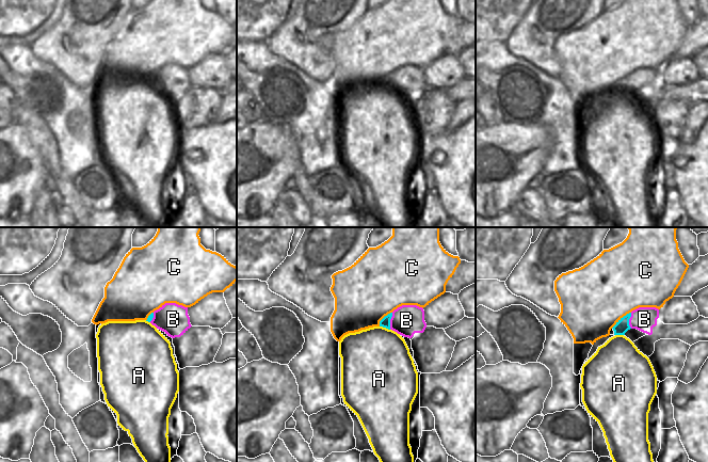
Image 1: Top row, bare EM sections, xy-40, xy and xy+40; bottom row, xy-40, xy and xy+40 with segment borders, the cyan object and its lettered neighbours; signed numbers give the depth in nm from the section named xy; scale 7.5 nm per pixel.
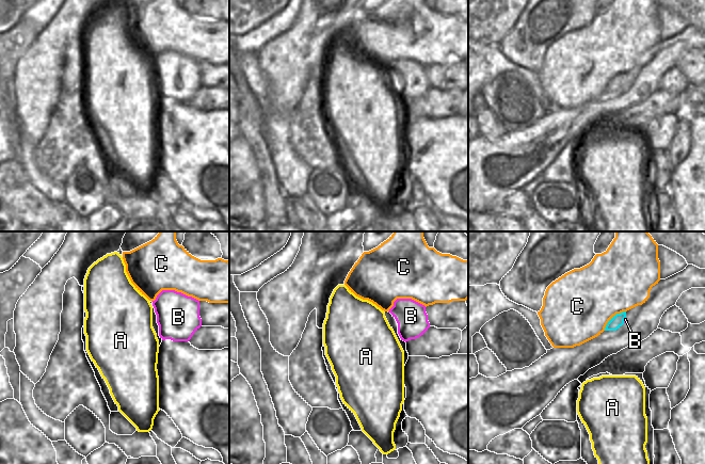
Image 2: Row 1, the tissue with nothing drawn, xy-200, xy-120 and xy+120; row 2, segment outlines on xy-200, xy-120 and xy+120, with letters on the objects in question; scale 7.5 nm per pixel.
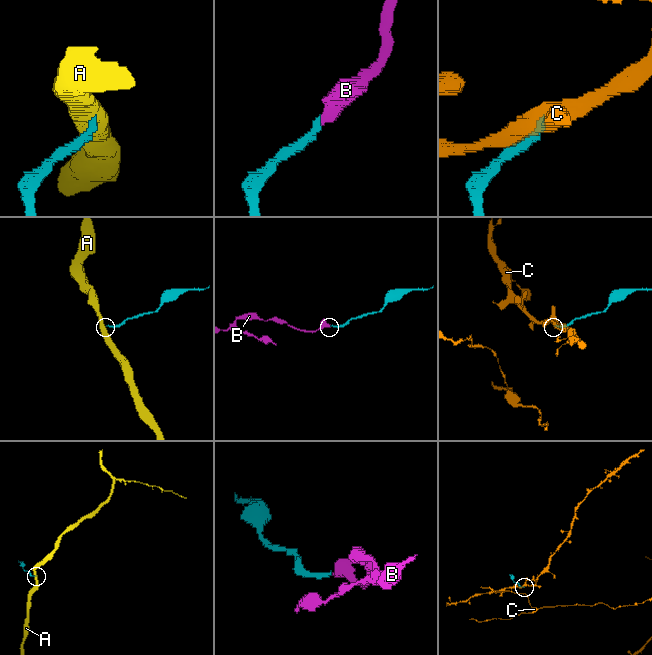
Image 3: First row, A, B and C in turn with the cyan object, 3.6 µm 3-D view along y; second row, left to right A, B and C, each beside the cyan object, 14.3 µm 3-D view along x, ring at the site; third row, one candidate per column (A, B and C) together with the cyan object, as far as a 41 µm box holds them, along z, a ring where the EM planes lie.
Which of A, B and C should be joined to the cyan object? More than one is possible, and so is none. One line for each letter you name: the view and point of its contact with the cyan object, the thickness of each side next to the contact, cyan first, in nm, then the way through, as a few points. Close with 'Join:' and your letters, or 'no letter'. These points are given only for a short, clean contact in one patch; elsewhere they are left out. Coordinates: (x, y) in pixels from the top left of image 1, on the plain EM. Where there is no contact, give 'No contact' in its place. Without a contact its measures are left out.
B: Touches cyan at xy (389, 82). Thickness 80 nm (cyan) against 240 nm. Path across: xy (385, 83), (389, 82), (406, 81)
Join: B

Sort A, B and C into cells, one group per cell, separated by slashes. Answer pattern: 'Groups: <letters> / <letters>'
Groups: A / B / C

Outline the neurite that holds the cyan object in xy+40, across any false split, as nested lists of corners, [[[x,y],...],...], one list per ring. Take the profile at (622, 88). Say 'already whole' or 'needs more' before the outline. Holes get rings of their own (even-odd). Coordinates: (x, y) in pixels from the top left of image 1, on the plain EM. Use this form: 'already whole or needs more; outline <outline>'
needs more; outline [[[639,68],[621,79],[612,89],[614,96],[625,96],[630,90],[637,90],[648,96],[653,95],[653,89],[657,86],[659,70],[656,68]]]

